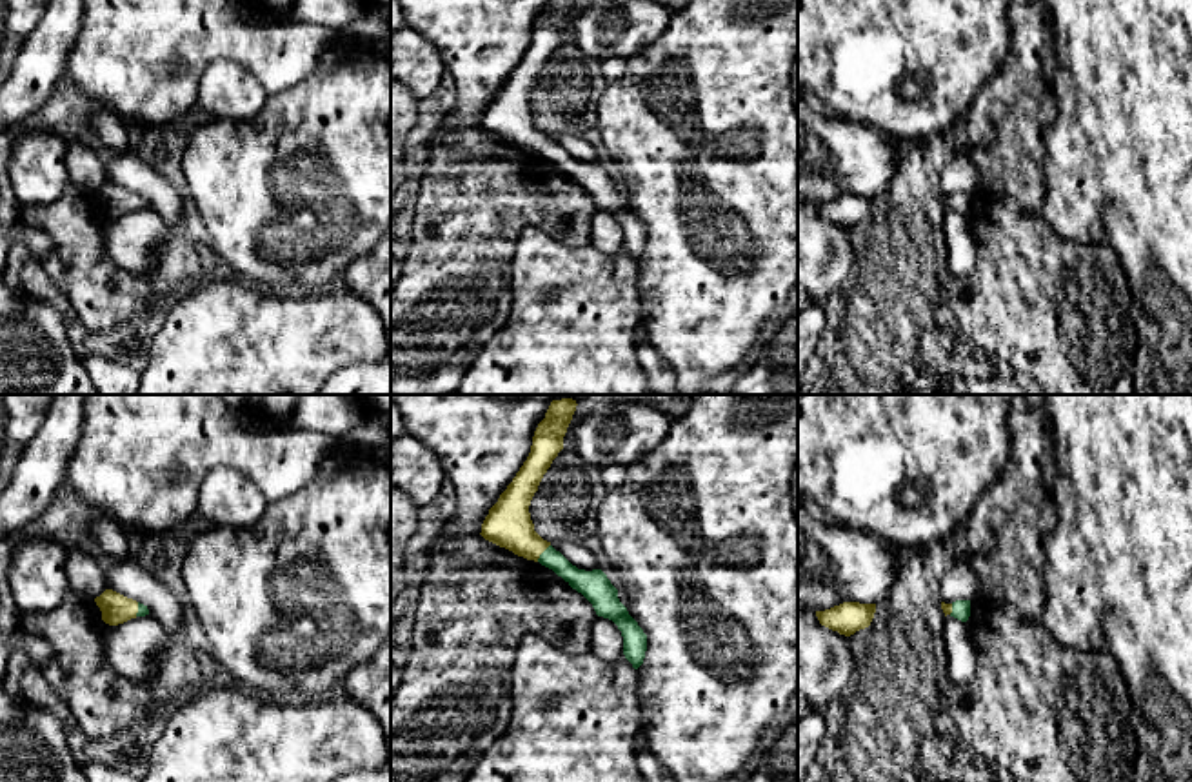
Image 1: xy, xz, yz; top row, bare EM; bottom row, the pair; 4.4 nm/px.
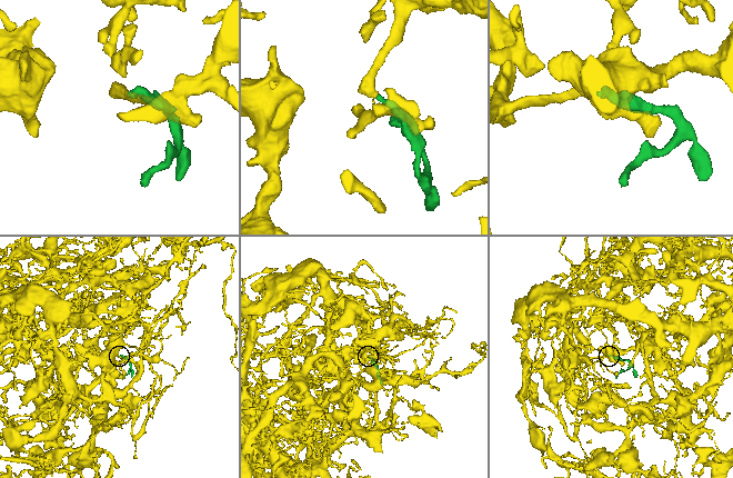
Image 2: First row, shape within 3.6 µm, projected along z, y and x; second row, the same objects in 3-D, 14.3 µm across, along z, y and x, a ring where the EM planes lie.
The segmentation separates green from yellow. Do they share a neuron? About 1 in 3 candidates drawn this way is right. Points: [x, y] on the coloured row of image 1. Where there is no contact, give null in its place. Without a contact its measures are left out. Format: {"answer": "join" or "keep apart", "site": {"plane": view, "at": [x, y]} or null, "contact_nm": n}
{"answer": "join", "site": {"plane": "xz", "at": [542, 553]}, "contact_nm": 100}

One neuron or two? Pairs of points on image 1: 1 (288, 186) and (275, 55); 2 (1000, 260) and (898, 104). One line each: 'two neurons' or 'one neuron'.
1: two neurons
2: two neurons

